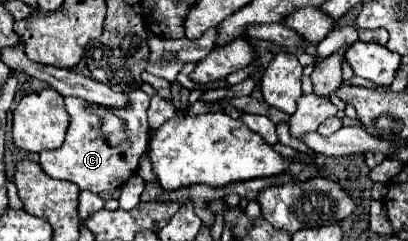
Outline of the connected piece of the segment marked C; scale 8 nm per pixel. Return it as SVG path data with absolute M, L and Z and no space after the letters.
M133 89L127 93L127 105L125 107L111 107L113 114L126 124L127 139L119 145L109 145L105 137L101 135L101 119L97 113L89 111L93 103L81 99L81 97L65 97L67 113L71 115L71 125L65 137L65 143L55 151L41 151L39 153L39 165L43 171L53 179L63 179L75 183L79 189L87 189L91 193L103 193L121 187L137 169L141 155L147 149L149 141L149 125L147 125L147 107L149 107L149 95L145 95L141 89Z

